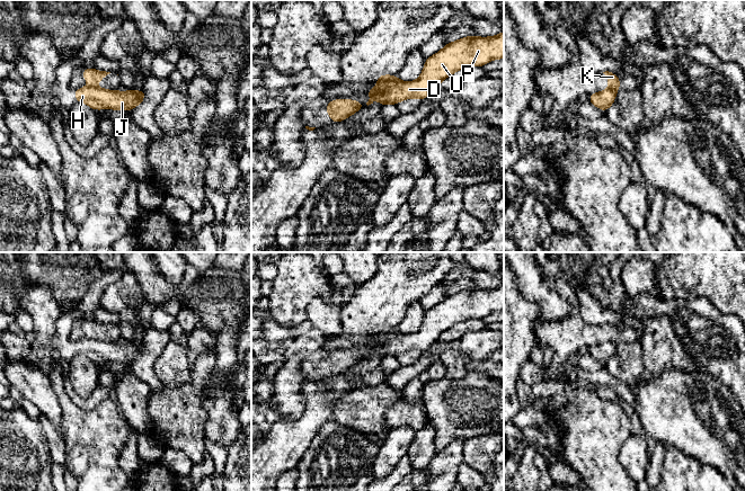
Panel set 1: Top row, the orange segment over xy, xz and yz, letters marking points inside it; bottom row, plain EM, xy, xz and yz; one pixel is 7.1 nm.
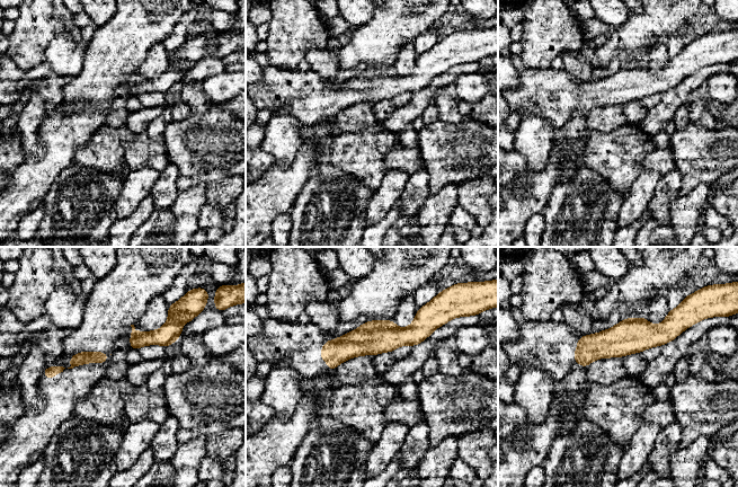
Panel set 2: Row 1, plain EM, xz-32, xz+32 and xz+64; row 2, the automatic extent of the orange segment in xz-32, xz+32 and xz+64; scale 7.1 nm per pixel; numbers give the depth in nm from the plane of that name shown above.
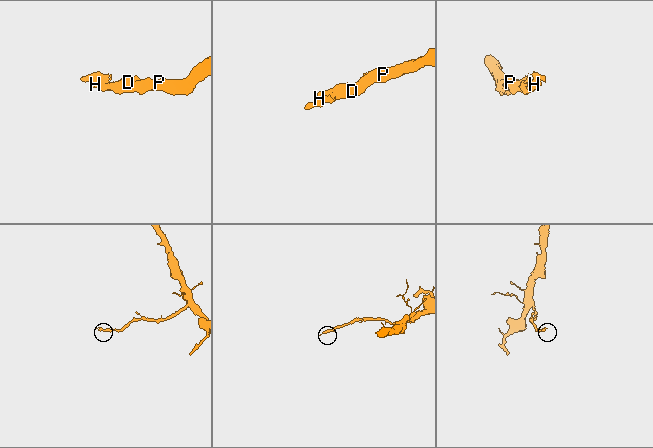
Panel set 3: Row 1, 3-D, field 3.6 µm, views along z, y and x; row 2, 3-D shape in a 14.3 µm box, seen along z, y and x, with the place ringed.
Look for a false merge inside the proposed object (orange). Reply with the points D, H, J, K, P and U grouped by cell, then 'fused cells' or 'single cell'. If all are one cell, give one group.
D H J P U / K | fused cells

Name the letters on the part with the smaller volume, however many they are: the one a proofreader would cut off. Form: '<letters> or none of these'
K

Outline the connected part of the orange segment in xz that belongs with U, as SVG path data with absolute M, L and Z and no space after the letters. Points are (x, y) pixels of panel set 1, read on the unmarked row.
M504 284L491 289L468 288L445 298L425 312L420 329L413 334L403 334L397 328L379 328L375 333L380 337L367 341L371 357L374 350L382 358L409 351L425 351L435 345L440 336L456 323L468 319L482 320L493 312L504 310Z

